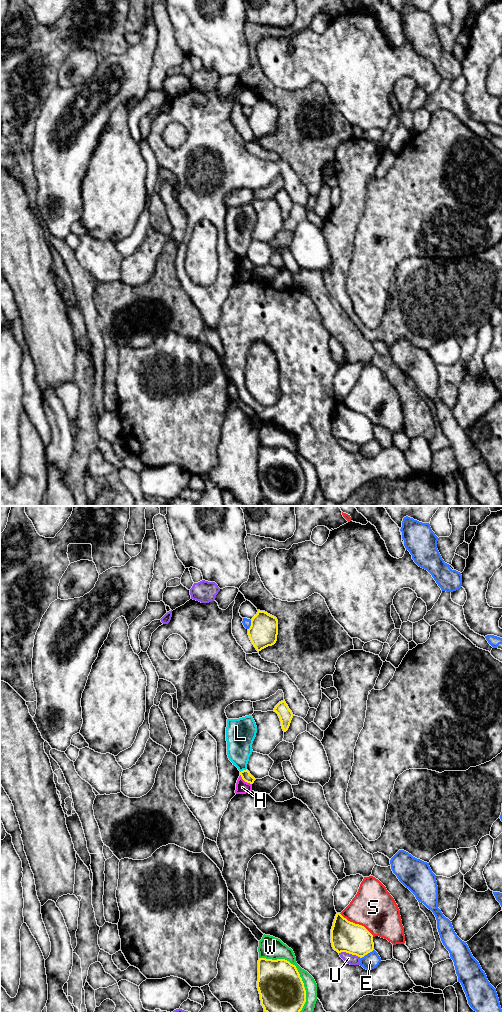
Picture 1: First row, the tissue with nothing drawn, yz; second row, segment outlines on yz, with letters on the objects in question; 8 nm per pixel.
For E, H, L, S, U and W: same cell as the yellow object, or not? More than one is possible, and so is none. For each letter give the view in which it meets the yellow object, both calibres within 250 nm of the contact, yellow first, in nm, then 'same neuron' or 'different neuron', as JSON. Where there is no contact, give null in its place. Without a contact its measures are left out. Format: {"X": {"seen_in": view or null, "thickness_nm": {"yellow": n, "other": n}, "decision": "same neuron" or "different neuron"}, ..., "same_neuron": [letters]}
{"E": {"seen_in": "yz", "thickness_nm": {"yellow": 240, "other": 130}, "decision": "different neuron"}, "H": {"seen_in": "yz", "thickness_nm": {"yellow": 80, "other": 110}, "decision": "different neuron"}, "L": {"seen_in": "yz", "thickness_nm": {"yellow": 80, "other": 200}, "decision": "different neuron"}, "S": {"seen_in": "yz", "thickness_nm": {"yellow": 240, "other": 340}, "decision": "different neuron"}, "U": {"seen_in": "yz", "thickness_nm": {"yellow": 240, "other": 80}, "decision": "different neuron"}, "W": {"seen_in": "yz", "thickness_nm": {"yellow": 360, "other": 140}, "decision": "different neuron"}, "same_neuron": []}

